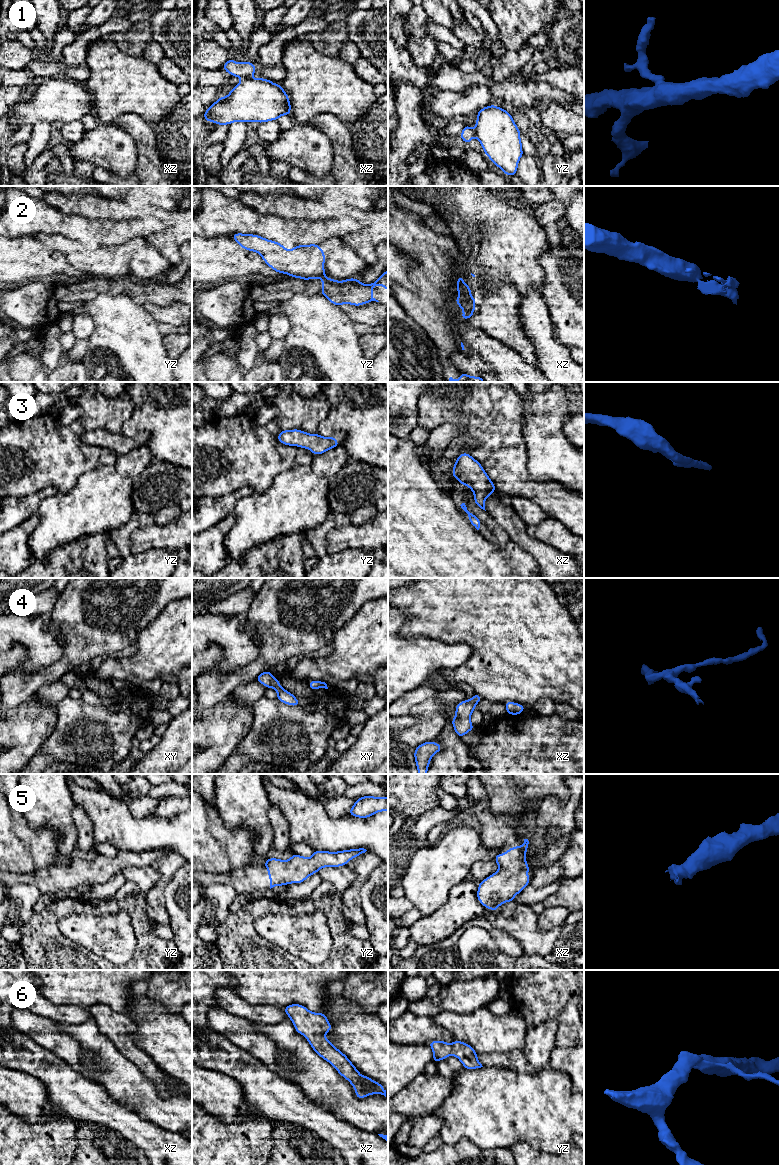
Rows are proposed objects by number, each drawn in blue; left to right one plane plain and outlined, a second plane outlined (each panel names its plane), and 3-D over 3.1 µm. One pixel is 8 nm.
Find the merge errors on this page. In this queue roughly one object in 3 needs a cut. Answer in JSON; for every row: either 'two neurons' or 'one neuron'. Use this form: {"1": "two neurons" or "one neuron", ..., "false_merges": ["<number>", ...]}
{"1": "two neurons", "2": "two neurons", "3": "one neuron", "4": "one neuron", "5": "one neuron", "6": "one neuron", "false_merges": ["1", "2"]}

